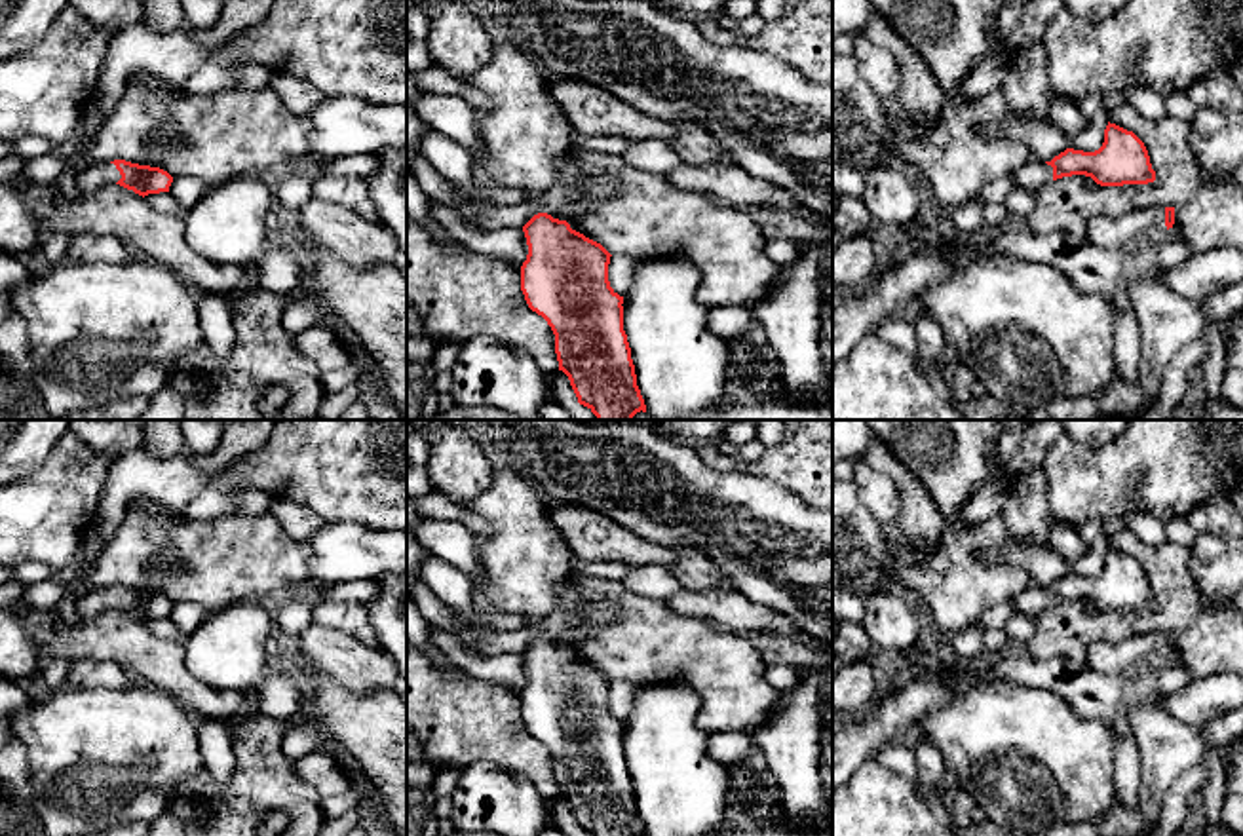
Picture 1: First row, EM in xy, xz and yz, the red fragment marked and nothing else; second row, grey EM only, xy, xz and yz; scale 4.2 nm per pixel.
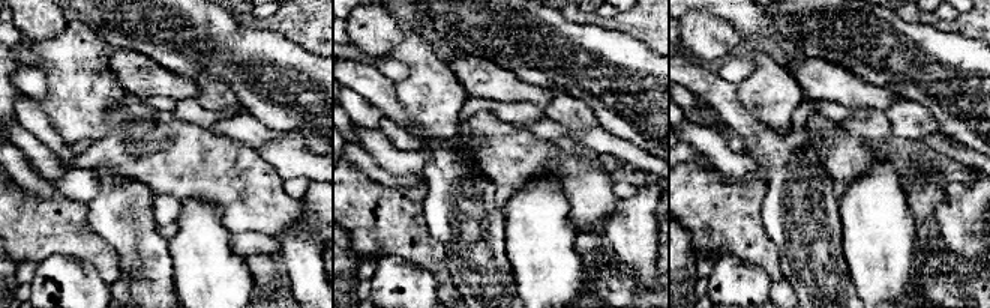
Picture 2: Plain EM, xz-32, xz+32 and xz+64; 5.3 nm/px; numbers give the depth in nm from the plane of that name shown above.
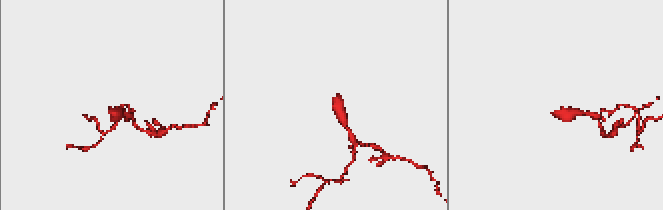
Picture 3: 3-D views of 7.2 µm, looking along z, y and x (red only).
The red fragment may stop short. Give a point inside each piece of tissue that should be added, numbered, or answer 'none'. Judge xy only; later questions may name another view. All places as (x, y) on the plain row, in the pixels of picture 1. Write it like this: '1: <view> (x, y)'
1: xy (95, 603)

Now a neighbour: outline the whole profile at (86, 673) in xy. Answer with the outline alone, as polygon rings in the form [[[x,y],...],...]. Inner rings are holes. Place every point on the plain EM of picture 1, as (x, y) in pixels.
[[[80,657],[72,659],[67,682],[84,690],[122,690],[133,686],[133,676],[112,661]]]

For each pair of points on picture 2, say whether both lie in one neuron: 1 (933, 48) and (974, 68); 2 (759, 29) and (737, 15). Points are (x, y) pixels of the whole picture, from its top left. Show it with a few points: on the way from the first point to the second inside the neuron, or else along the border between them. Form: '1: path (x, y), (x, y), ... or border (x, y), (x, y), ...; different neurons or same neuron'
1: path (944, 59), (950, 65), (963, 68); same neuron
2: path (753, 23), (743, 15); same neuron

